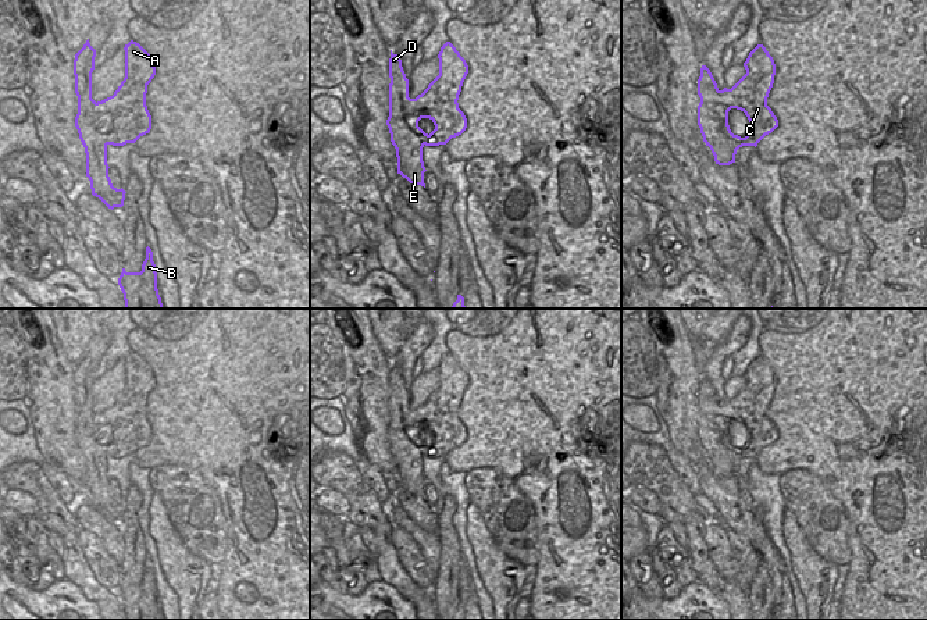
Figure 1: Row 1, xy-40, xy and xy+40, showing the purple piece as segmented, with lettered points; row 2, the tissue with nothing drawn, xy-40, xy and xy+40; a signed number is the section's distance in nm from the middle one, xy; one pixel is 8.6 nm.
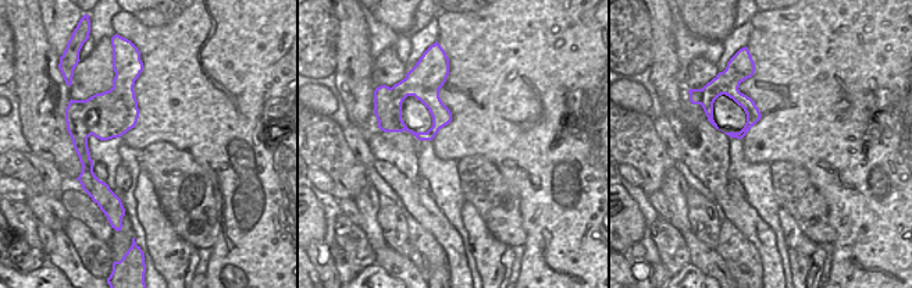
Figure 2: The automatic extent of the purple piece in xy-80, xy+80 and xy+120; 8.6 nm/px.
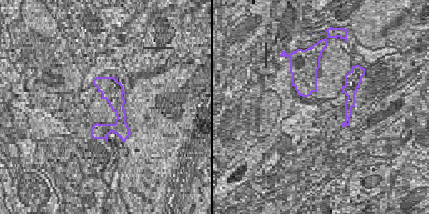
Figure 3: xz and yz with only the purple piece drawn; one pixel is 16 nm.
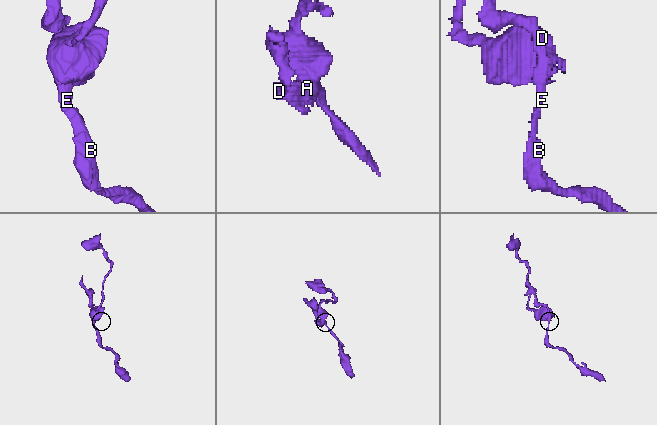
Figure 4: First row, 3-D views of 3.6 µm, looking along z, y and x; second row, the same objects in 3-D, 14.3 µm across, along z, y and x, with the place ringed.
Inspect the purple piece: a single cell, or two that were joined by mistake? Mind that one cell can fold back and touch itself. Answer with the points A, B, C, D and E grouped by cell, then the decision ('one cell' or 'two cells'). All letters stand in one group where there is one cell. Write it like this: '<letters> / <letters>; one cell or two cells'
A C / B D E; two cells

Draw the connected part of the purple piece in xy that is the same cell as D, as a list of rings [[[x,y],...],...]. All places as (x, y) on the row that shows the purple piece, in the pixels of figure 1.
[[[391,50],[389,58],[389,117],[386,125],[391,133],[391,142],[396,149],[397,174],[406,178],[410,183],[424,183],[424,172],[427,171],[423,161],[424,143],[414,133],[407,122],[404,110],[407,108],[409,79],[402,67],[402,60]]]

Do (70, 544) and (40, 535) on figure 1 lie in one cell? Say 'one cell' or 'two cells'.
two cells

